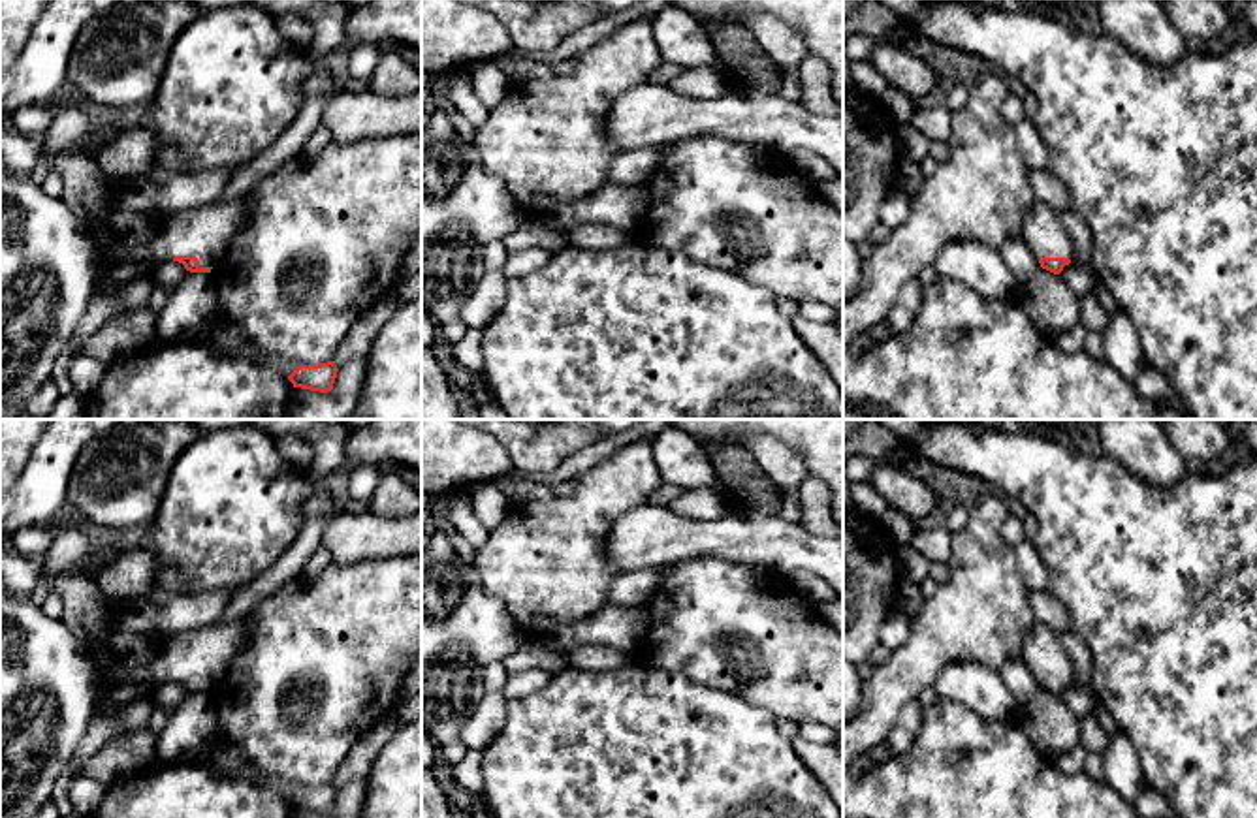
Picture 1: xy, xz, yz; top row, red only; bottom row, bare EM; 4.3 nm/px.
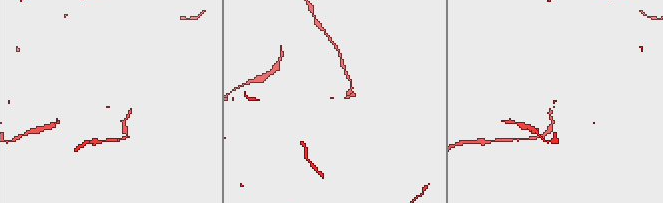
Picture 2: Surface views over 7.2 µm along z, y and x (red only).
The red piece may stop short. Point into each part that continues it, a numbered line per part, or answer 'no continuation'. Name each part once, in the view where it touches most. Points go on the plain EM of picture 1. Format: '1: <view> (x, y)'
1: xy (206, 653)

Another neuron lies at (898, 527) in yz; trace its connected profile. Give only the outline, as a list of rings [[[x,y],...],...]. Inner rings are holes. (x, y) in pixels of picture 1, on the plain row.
[[[886,508],[883,519],[879,521],[879,528],[894,545],[909,543],[911,536],[918,530],[918,525],[913,523],[905,513]]]

